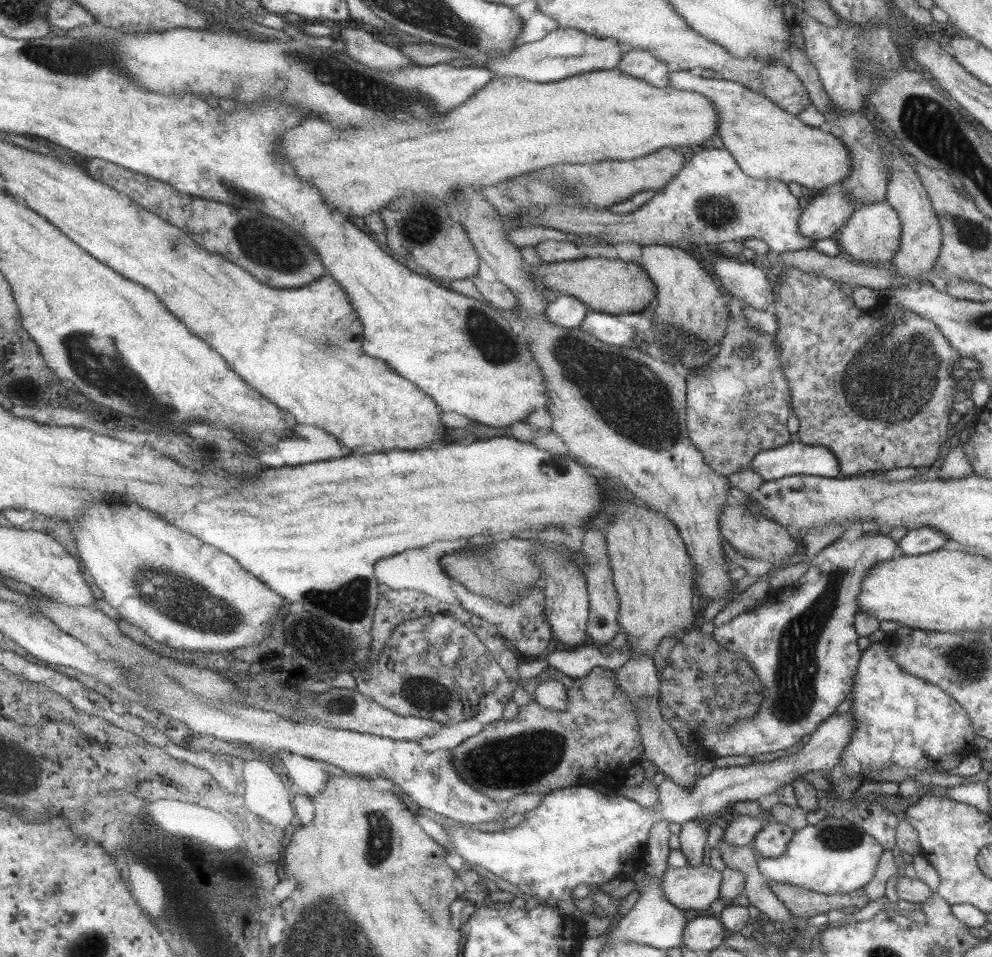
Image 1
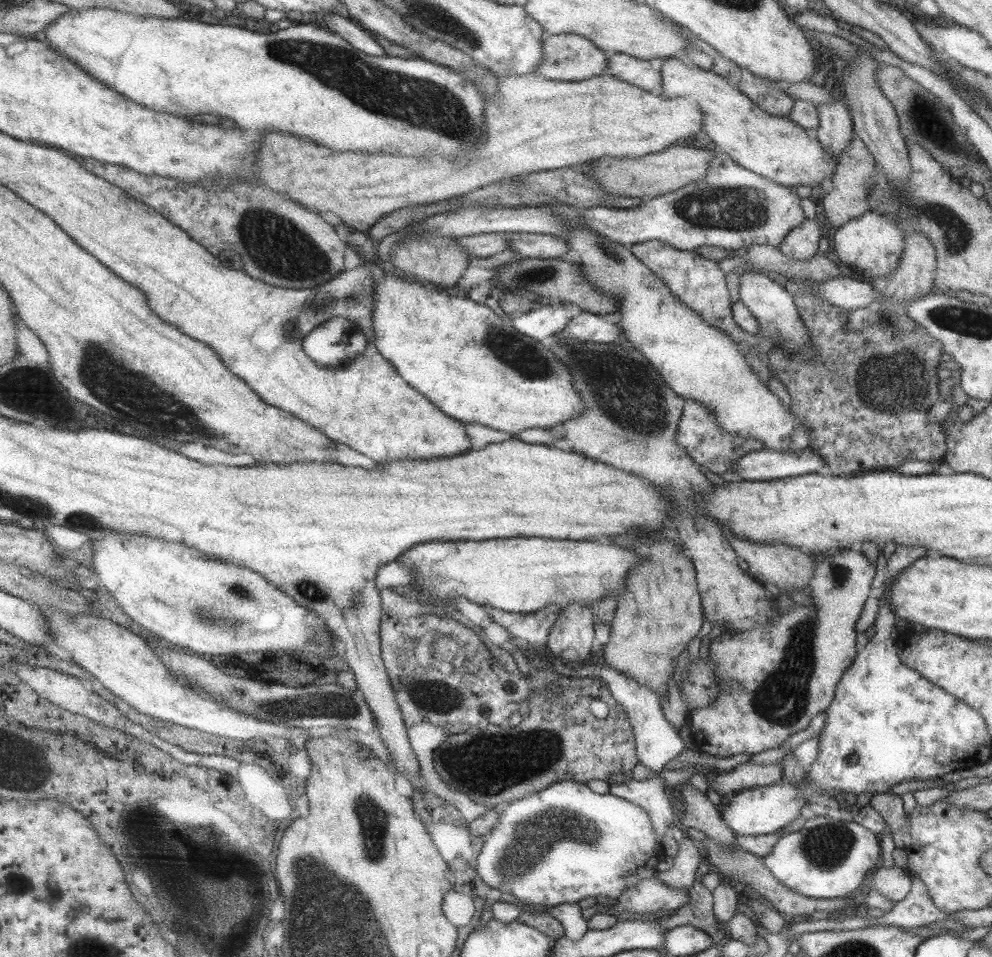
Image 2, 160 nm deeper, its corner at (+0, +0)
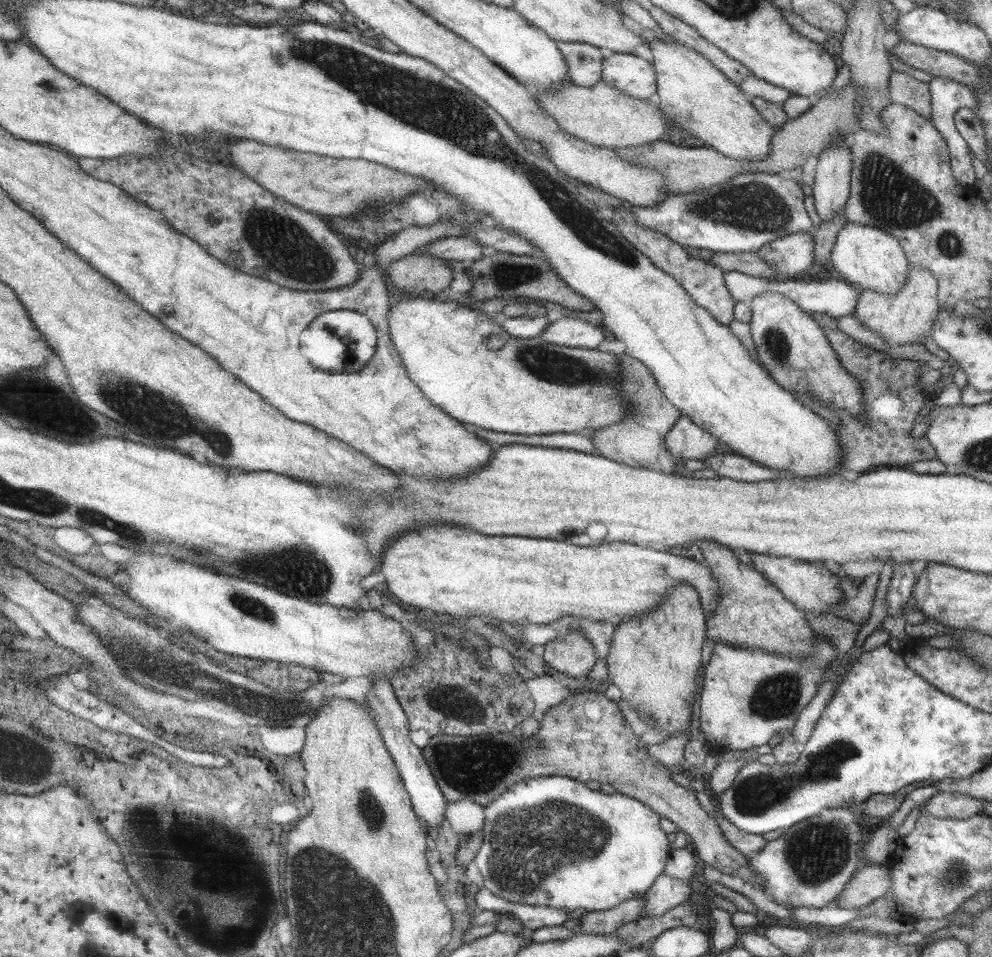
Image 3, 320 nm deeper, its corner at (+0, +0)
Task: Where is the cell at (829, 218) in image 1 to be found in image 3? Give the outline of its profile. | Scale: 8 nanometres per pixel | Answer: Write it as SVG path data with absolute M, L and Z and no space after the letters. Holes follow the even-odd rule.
M802 232L767 242L756 252L769 268L774 267L775 278L789 279L803 270L814 268L813 250L811 232Z

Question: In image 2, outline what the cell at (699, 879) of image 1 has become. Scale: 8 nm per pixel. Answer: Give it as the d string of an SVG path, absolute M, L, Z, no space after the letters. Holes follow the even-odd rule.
M657 876L640 880L635 886L626 888L610 902L614 914L635 912L646 915L657 910L675 910L687 902L686 890L669 888L658 880Z

